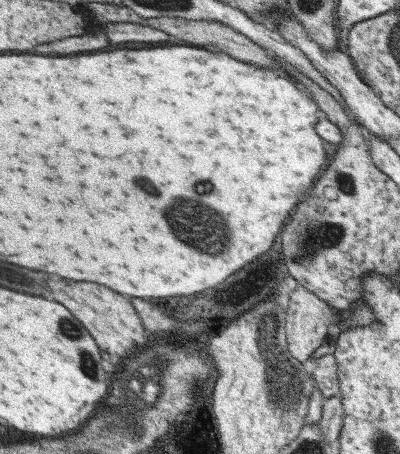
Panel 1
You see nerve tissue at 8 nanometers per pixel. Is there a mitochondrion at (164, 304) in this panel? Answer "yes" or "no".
no

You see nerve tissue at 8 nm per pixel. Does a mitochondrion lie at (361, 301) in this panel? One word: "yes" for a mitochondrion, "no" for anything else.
no

